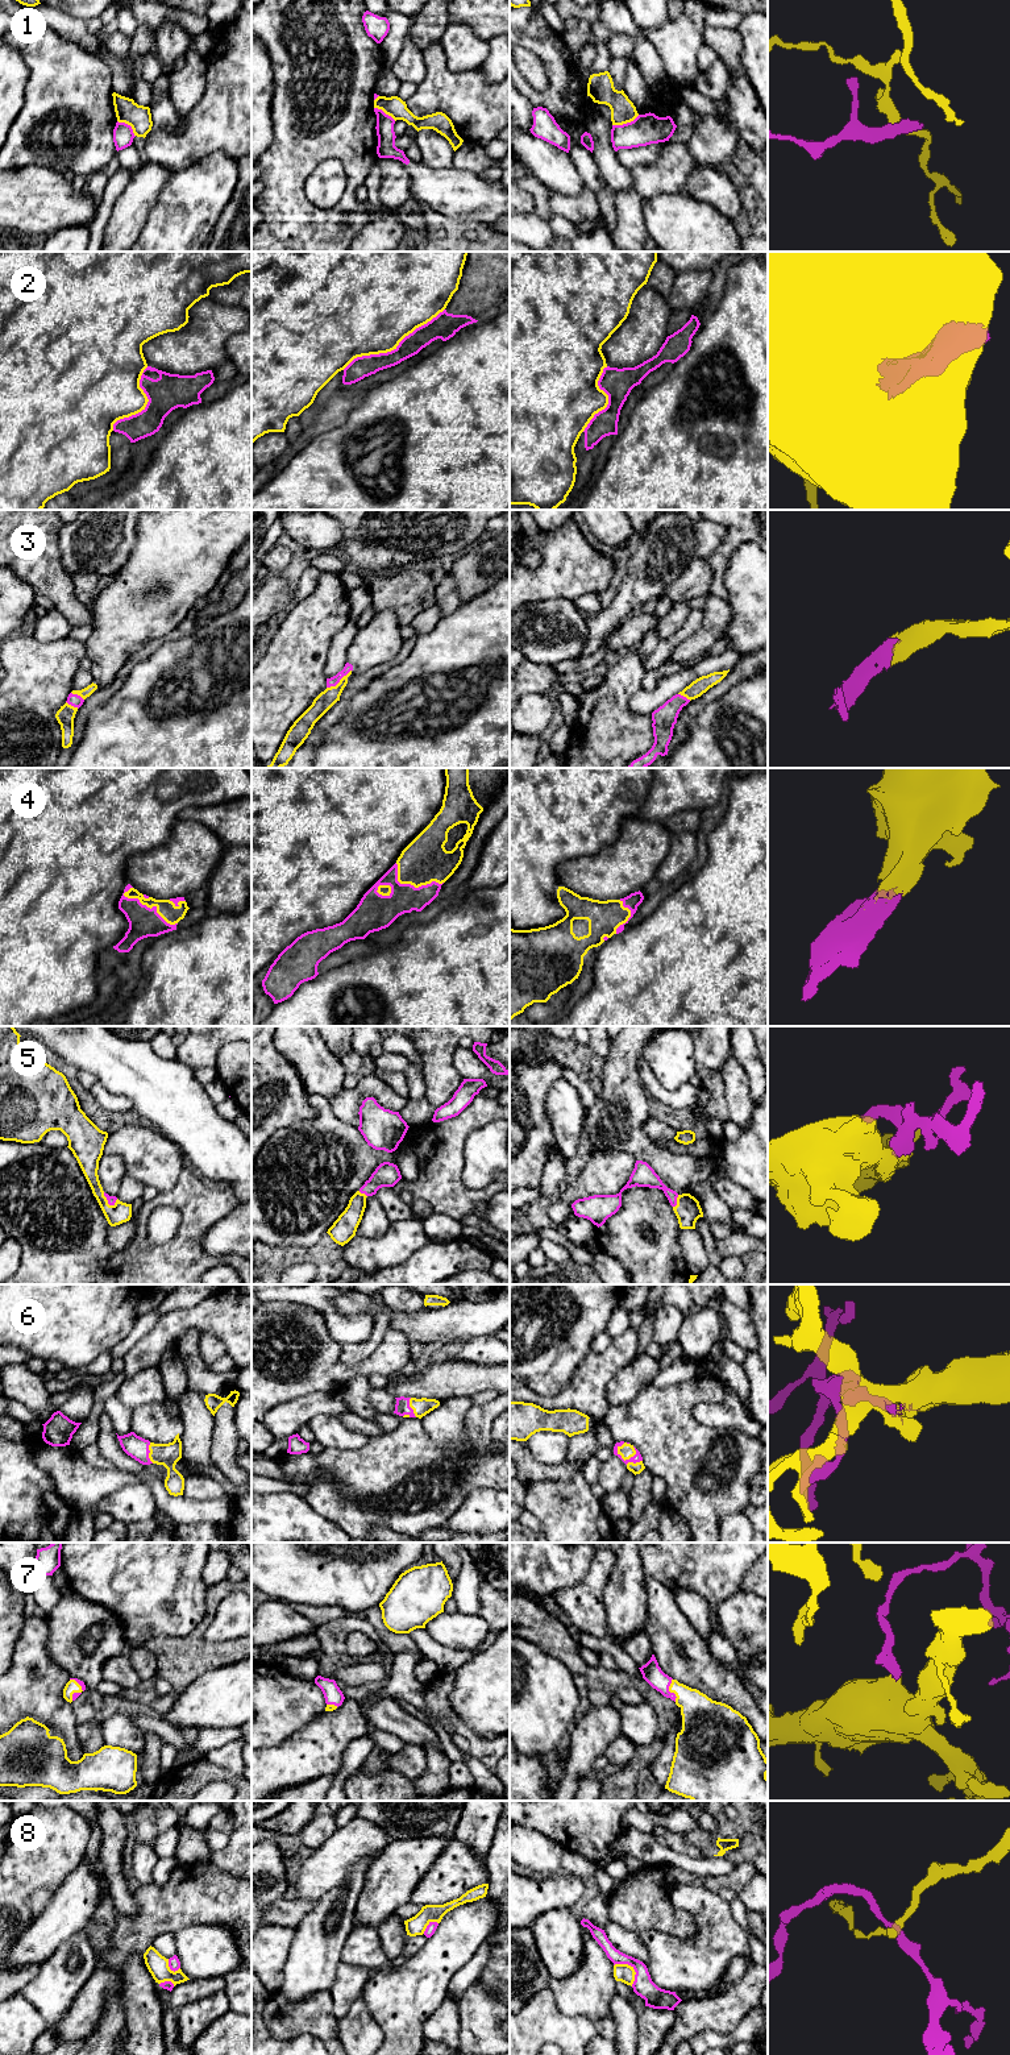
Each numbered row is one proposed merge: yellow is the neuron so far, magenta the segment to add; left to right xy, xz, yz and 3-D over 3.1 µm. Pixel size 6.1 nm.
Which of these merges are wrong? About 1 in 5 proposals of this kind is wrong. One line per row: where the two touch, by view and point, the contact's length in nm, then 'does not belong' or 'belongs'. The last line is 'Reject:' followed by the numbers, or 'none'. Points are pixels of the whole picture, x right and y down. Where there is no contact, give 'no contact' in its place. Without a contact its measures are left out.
1: yz (626, 123) | 180 nm | does not belong
2: xz (393, 349) | 750 nm | does not belong
3: xz (340, 681) | 190 nm | belongs
4: xy (152, 906) | 380 nm | belongs
5: yz (677, 1202) | 90 nm | belongs
6: yz (627, 1458) | 180 nm | belongs
7: yz (669, 1690) | 150 nm | belongs
8: yz (632, 1968) | 180 nm | does not belong
Reject: 1, 2, 8

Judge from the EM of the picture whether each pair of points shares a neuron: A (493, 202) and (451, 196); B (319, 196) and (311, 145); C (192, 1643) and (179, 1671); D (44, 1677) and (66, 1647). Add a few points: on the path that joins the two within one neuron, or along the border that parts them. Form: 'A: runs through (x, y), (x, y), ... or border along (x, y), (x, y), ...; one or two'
A: runs through (482, 200), (461, 196); one
B: border along (337, 158), (325, 158), (307, 178), (307, 199); two
C: runs through (192, 1649), (181, 1664); one
D: border along (48, 1631), (46, 1652), (70, 1677); two

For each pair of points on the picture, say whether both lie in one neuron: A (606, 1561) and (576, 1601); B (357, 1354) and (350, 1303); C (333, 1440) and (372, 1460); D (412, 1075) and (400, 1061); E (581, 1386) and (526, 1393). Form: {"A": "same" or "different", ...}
{"A": "same", "B": "different", "C": "different", "D": "different", "E": "same"}

